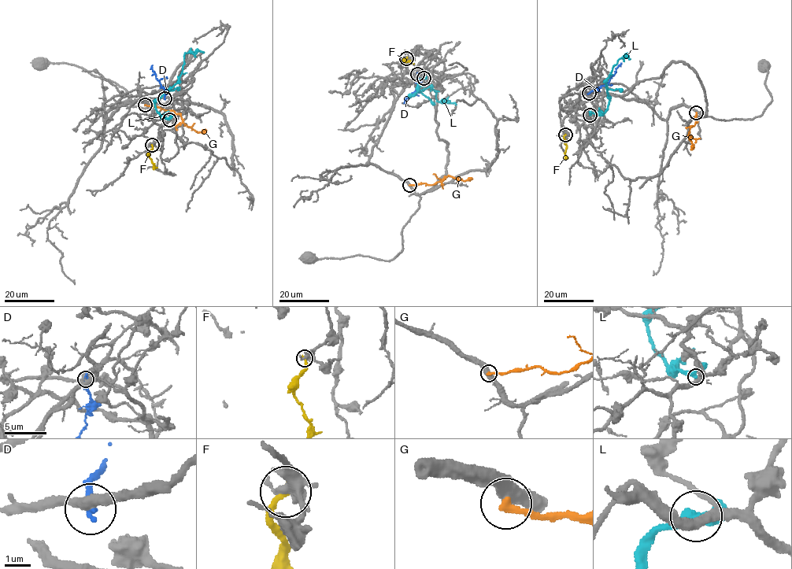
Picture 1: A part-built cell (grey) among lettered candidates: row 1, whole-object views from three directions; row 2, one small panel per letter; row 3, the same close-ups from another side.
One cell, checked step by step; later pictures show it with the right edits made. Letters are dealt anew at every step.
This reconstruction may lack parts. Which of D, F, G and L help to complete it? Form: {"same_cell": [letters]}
{"same_cell": []}

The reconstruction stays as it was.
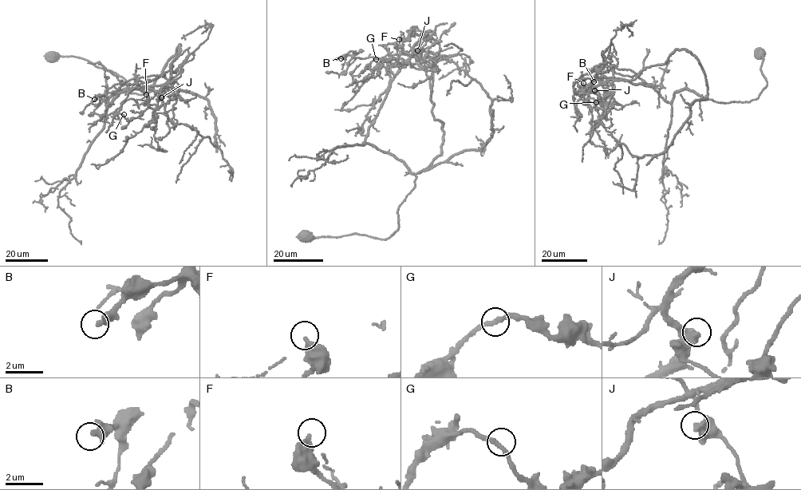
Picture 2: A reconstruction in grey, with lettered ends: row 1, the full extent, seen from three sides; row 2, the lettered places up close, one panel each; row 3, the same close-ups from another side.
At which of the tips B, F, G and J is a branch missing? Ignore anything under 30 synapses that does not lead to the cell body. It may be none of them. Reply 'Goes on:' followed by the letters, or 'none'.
Goes on: none

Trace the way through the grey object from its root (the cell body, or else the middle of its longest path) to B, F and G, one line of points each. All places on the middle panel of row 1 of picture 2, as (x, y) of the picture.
B: (305, 236), (388, 238), (416, 173), (440, 154), (428, 57), (341, 58)
F: (305, 236), (384, 239), (398, 228), (416, 176), (364, 143), (391, 80), (420, 45), (404, 52), (399, 39)
G: (305, 236), (388, 238), (416, 173), (440, 154), (432, 70), (391, 57), (370, 69), (376, 59)

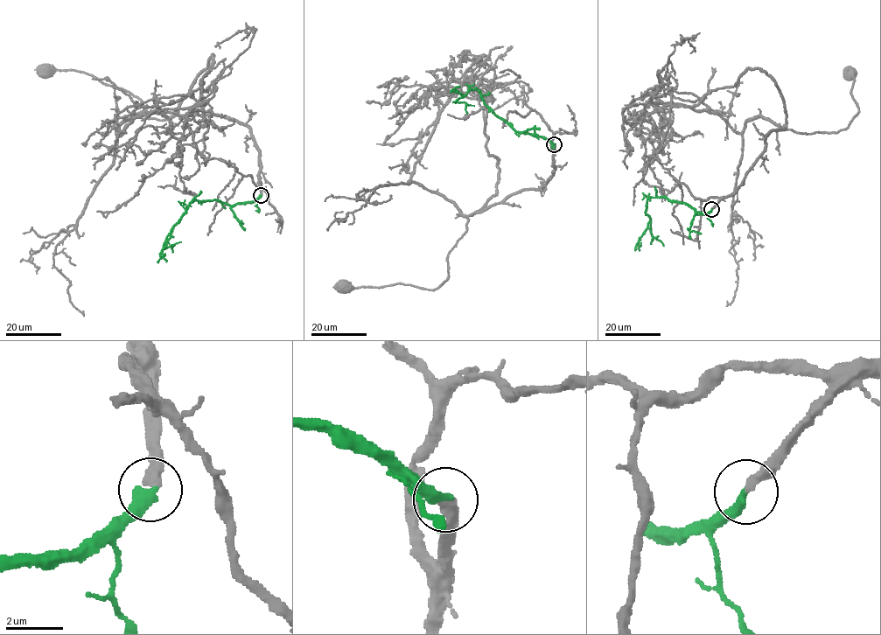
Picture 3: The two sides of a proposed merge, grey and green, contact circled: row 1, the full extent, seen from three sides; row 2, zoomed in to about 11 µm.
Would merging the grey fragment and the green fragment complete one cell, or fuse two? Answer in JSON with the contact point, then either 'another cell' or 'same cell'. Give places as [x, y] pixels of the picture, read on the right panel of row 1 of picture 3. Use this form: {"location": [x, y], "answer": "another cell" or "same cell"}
{"location": [711, 209], "answer": "same cell"}

